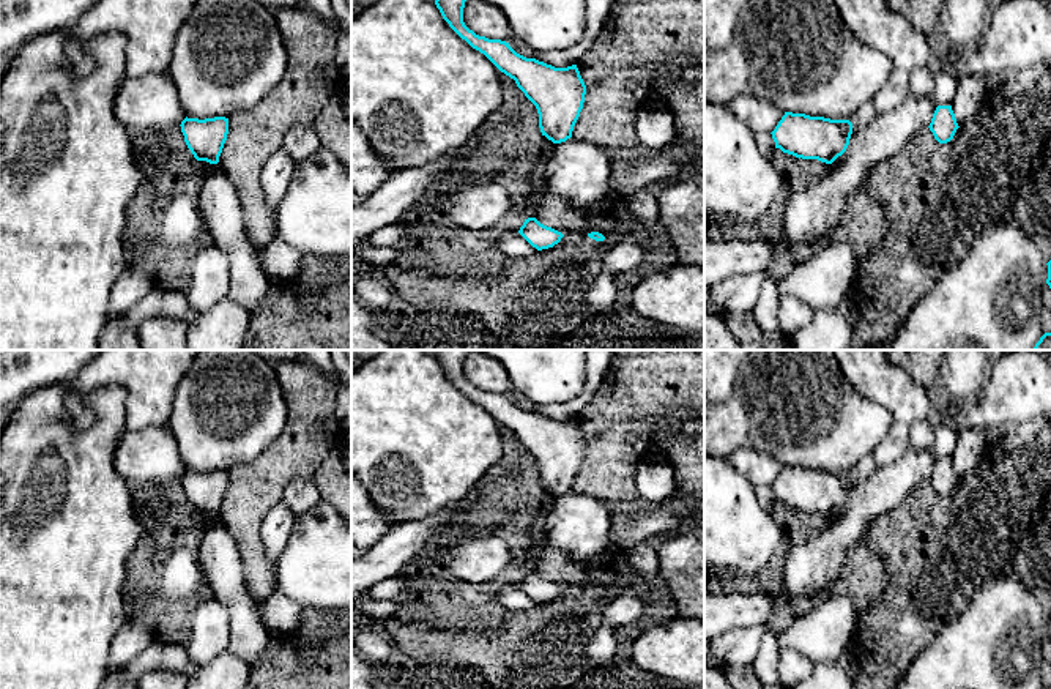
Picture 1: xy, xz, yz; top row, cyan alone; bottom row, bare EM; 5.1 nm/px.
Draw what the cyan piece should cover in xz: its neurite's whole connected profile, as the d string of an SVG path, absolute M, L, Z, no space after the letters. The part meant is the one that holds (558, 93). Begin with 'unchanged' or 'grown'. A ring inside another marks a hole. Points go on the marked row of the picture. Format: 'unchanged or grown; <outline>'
unchanged; M435 0L435 5L462 39L515 80L517 87L537 109L542 136L553 143L570 139L586 95L586 85L577 65L555 68L517 54L506 41L476 35L463 22L465 2Z

